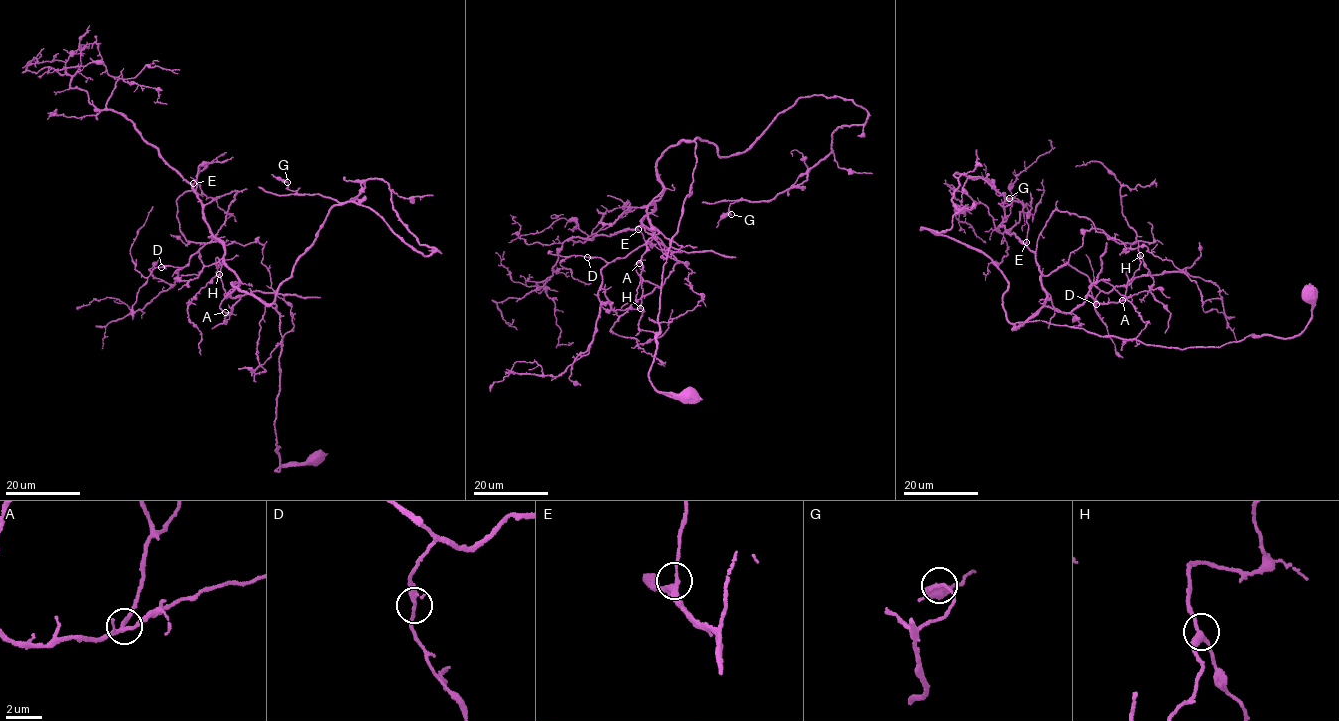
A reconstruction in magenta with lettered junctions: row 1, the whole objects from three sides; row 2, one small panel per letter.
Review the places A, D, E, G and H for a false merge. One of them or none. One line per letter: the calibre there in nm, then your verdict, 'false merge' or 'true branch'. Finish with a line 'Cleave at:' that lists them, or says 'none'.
A: calibre 200 nm; true branch
D: calibre 200 nm; true branch
E: calibre 220 nm; true branch
G: calibre 220 nm; true branch
H: calibre 280 nm; true branch
Cleave at: none

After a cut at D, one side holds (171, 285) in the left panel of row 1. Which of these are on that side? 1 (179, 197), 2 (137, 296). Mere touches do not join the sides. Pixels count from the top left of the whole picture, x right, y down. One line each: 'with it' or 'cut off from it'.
1: with it
2: cut off from it

